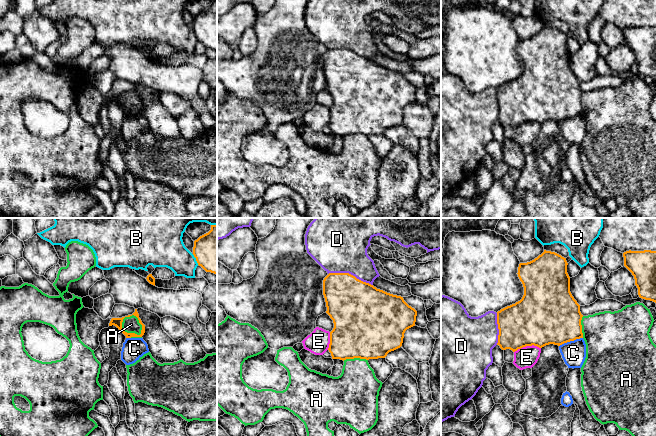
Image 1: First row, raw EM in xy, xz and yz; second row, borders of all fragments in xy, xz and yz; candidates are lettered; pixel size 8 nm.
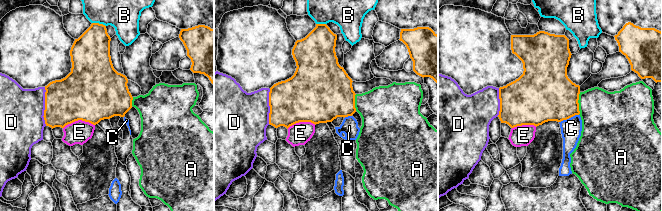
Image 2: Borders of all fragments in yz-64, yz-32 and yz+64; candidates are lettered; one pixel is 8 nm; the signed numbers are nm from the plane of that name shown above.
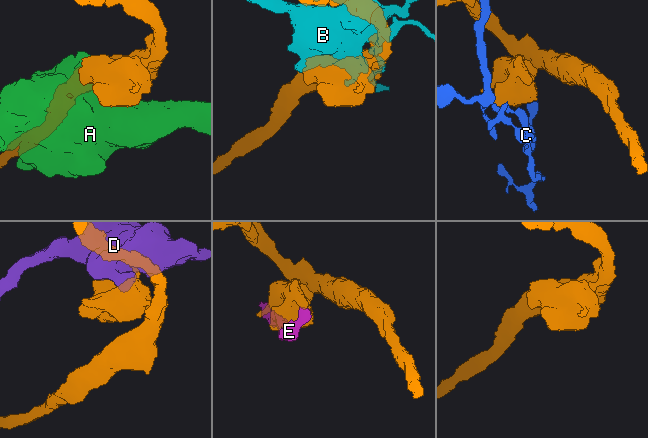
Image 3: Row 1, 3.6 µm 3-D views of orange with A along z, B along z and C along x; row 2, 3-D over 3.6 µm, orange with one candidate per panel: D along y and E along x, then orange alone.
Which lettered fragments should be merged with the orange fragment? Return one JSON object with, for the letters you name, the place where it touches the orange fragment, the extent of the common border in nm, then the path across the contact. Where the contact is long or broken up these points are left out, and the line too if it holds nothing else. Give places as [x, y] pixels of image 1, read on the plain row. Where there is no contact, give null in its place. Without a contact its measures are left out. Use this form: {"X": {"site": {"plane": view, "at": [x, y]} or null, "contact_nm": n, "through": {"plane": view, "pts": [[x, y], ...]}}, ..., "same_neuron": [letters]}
{"same_neuron": []}

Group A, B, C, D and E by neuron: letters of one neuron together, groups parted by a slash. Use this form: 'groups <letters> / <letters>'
groups A / B / C / D / E

